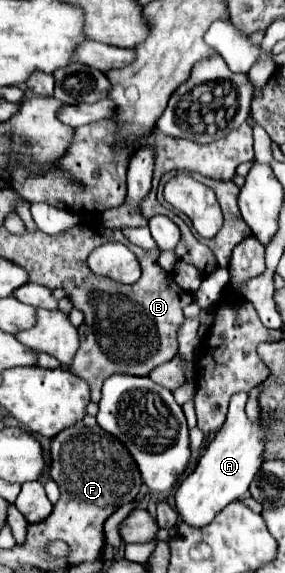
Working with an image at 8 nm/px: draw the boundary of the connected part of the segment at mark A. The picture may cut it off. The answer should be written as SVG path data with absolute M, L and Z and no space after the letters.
M236 393L230 399L230 409L222 429L214 435L210 445L206 447L204 455L198 459L196 469L184 477L176 491L176 509L184 523L192 527L208 525L218 511L222 511L228 503L242 499L260 471L264 463L264 443L266 443L266 429L264 423L268 415L260 415L258 421L250 421L244 407L248 401L248 393Z

